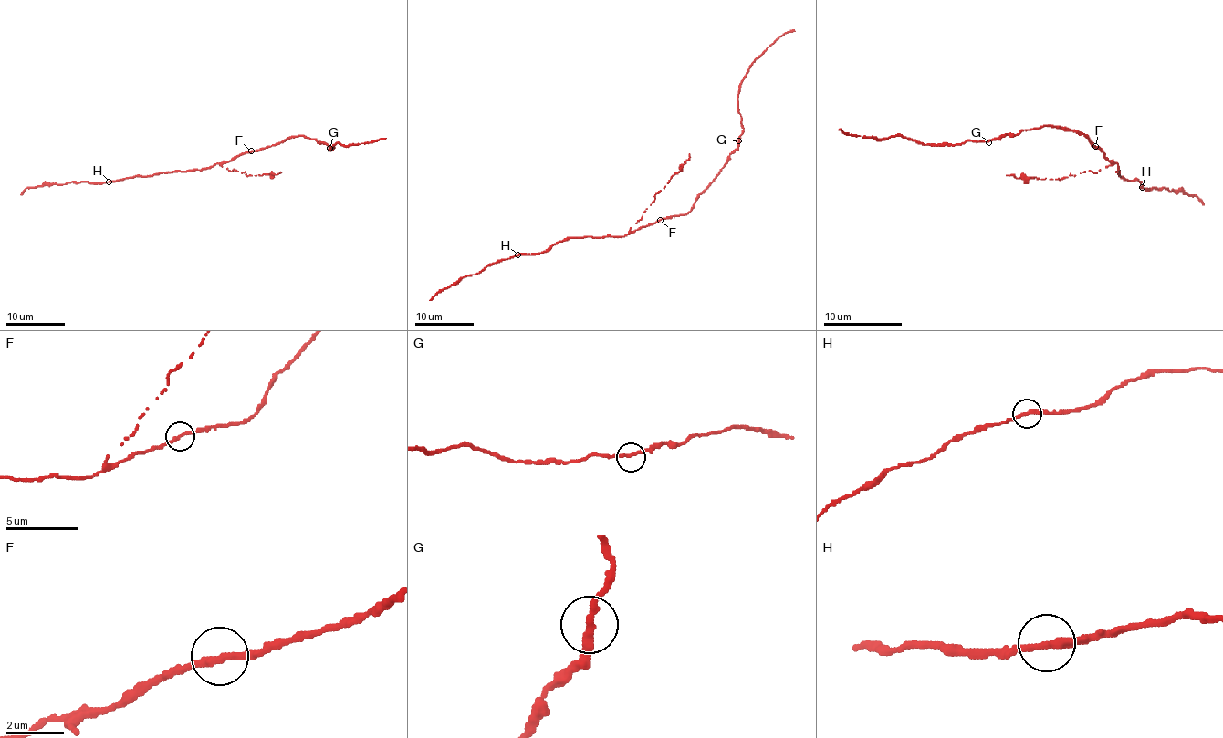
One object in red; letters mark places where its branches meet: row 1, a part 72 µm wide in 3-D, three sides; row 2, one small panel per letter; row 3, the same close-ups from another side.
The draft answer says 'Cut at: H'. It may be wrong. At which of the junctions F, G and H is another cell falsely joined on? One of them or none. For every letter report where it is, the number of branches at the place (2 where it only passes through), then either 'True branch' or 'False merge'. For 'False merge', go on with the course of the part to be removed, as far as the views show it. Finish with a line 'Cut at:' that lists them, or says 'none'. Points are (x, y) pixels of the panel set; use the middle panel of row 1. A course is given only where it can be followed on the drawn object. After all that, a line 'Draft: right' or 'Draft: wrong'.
F: Place: (660, 220). Branches: 2. True branch
G: Place: (738, 140). Branches: 2. True branch
H: Place: (517, 254). Branches: 2. True branch
Cut at: none
Draft: wrong

